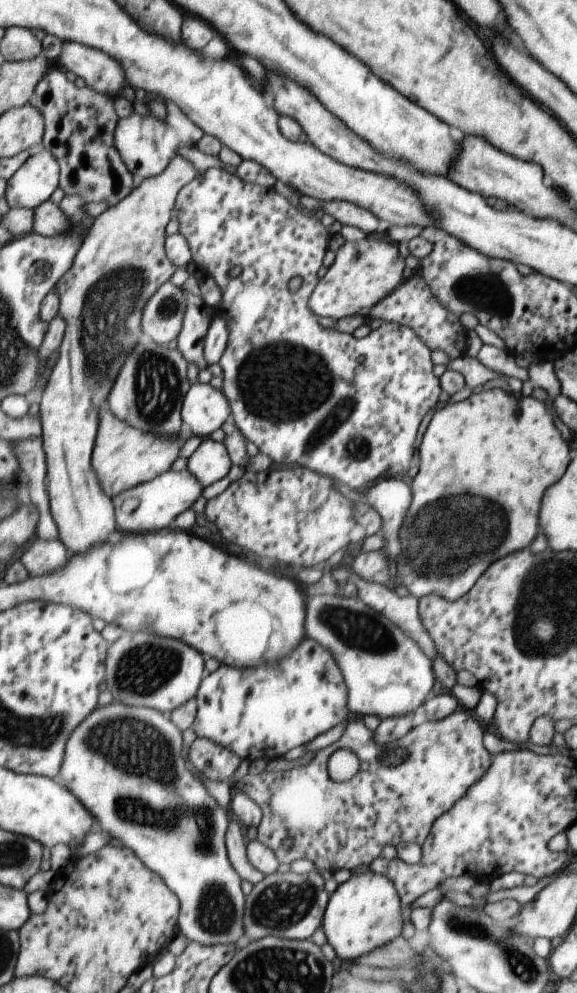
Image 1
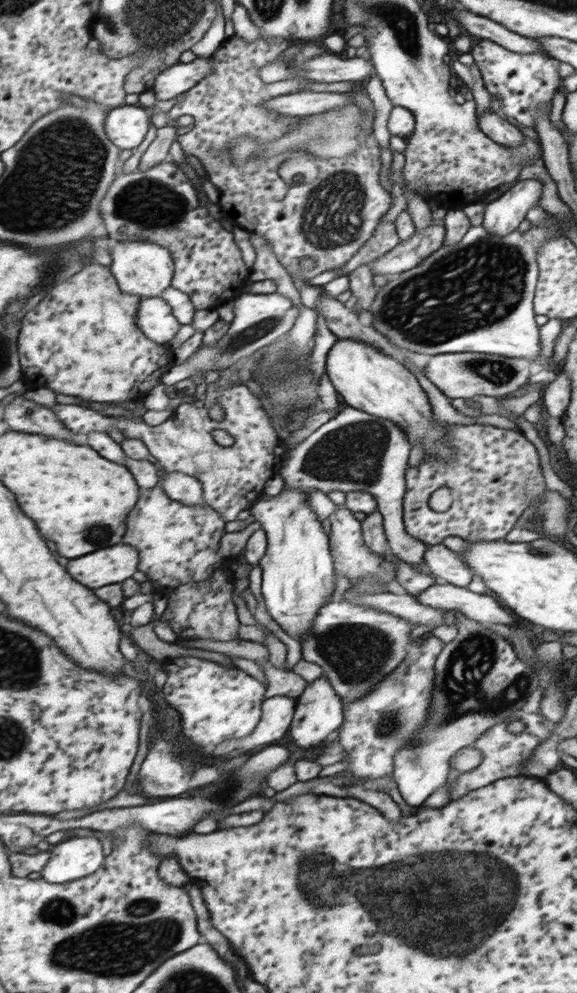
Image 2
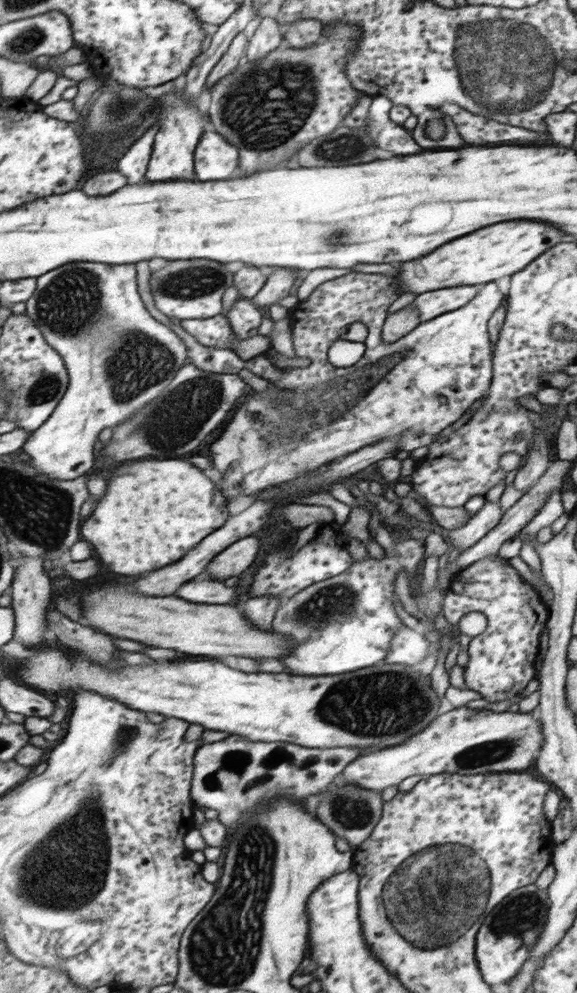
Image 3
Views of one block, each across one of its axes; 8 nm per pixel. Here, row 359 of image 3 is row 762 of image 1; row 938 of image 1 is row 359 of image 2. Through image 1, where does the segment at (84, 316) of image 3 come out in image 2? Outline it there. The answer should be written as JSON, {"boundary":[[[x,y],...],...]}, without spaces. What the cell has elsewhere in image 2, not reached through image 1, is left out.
{"boundary":[[[280,291],[272,294],[244,293],[235,300],[235,304],[237,306],[236,316],[229,334],[215,346],[201,345],[185,362],[170,368],[162,376],[164,385],[174,392],[174,384],[188,380],[192,376],[195,376],[197,382],[205,382],[204,372],[212,372],[212,370],[219,372],[220,369],[234,366],[238,360],[246,356],[253,357],[260,349],[270,347],[272,343],[288,335],[300,319],[301,308],[292,298],[283,295]]]}

